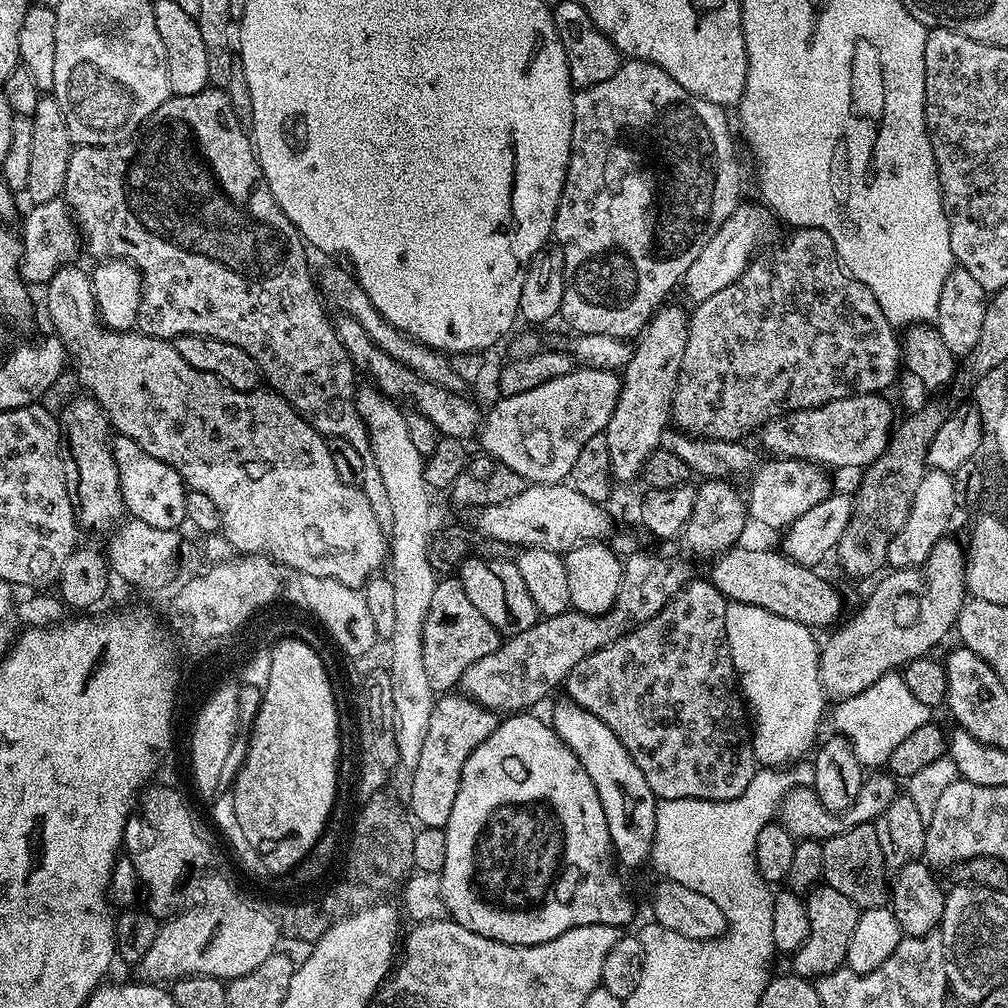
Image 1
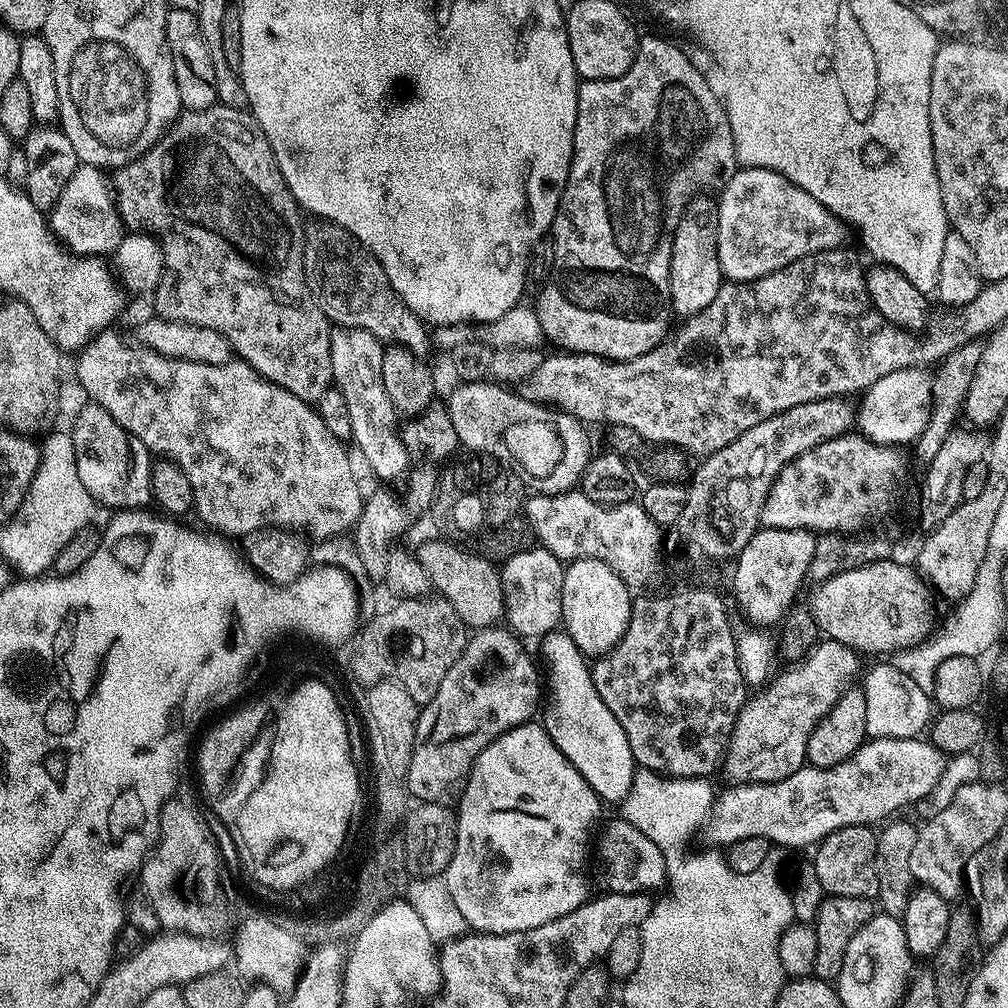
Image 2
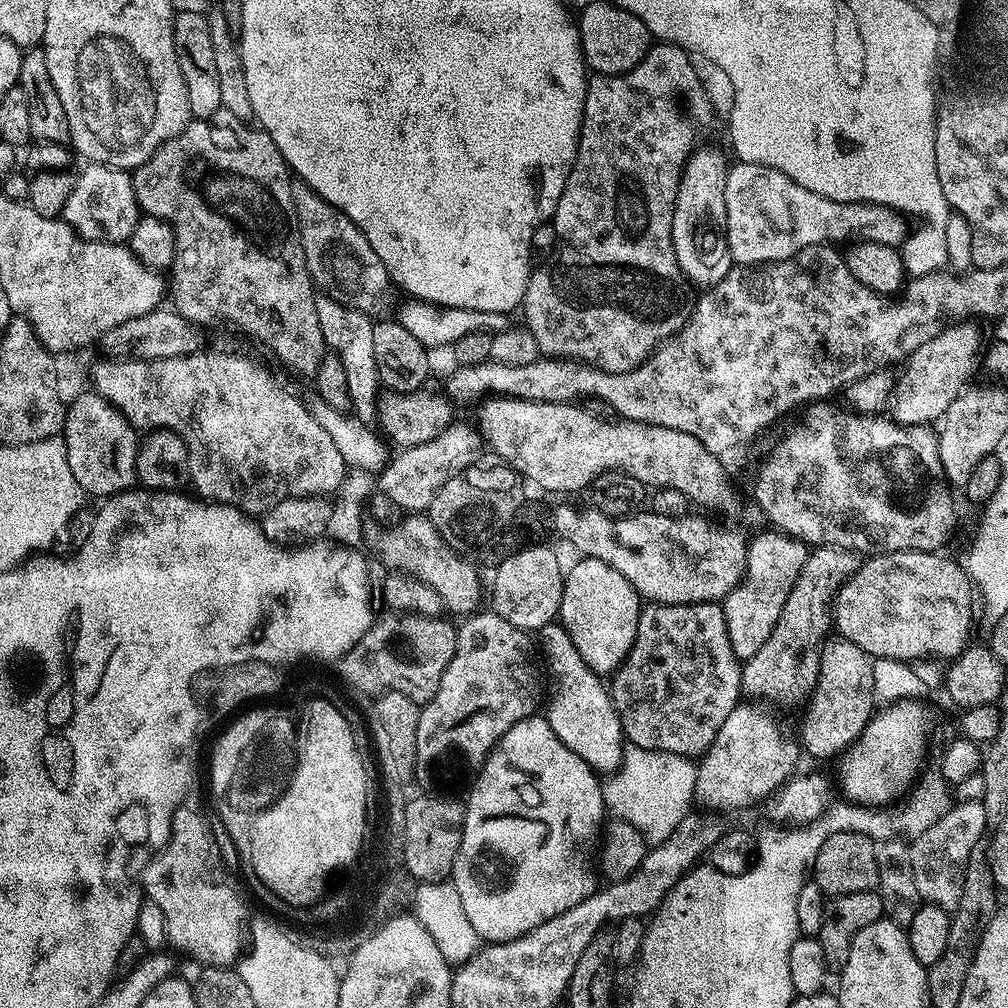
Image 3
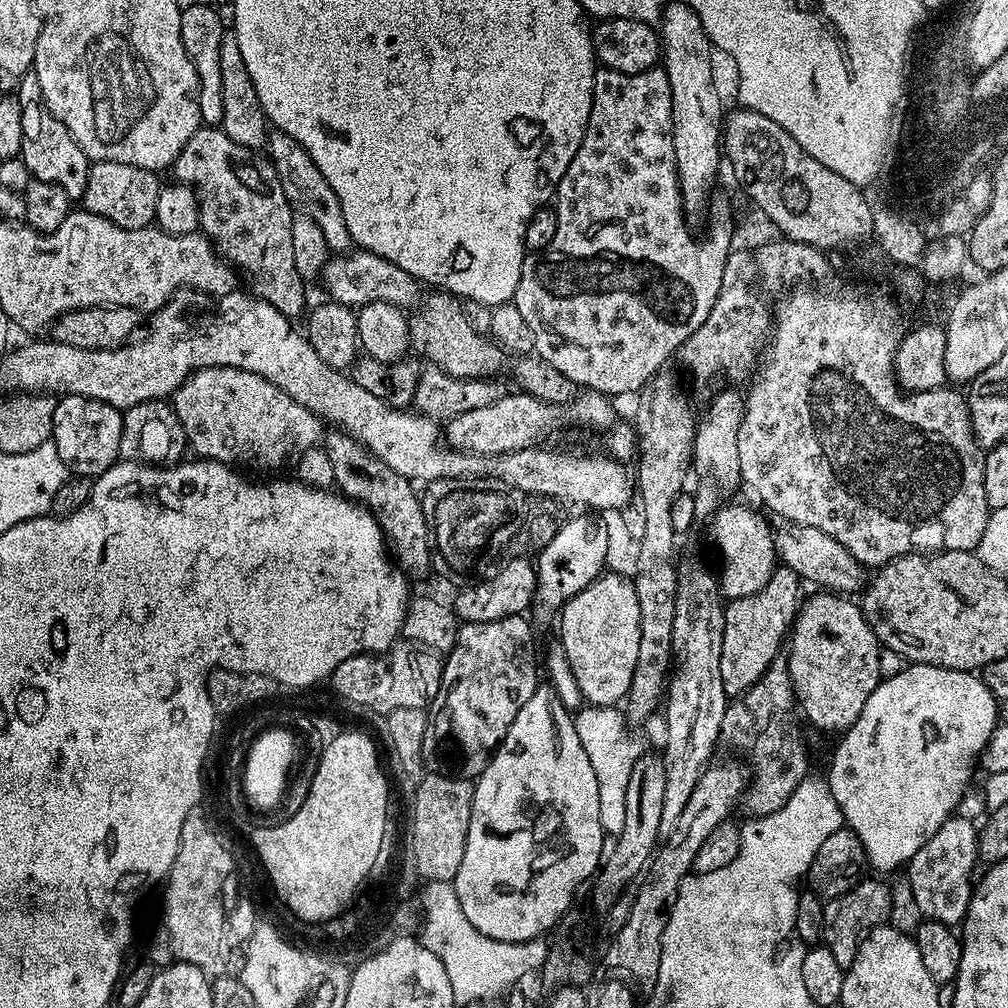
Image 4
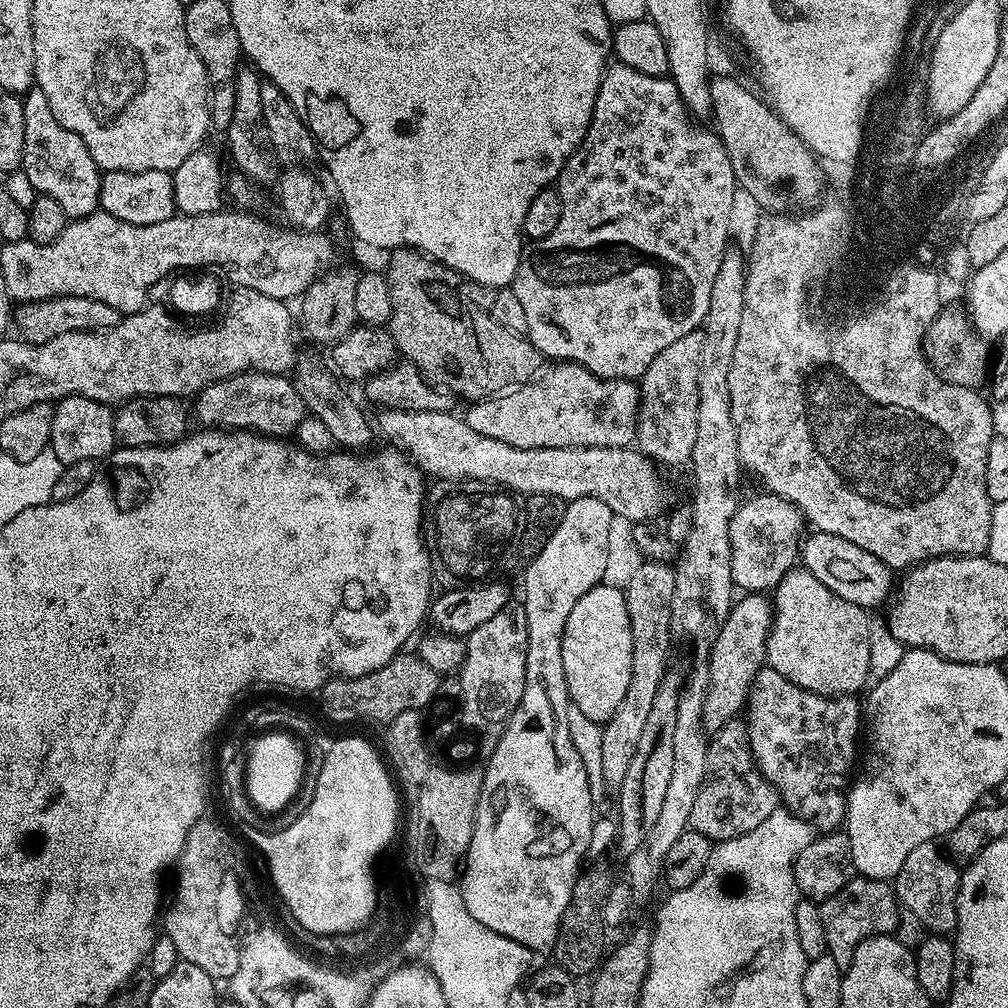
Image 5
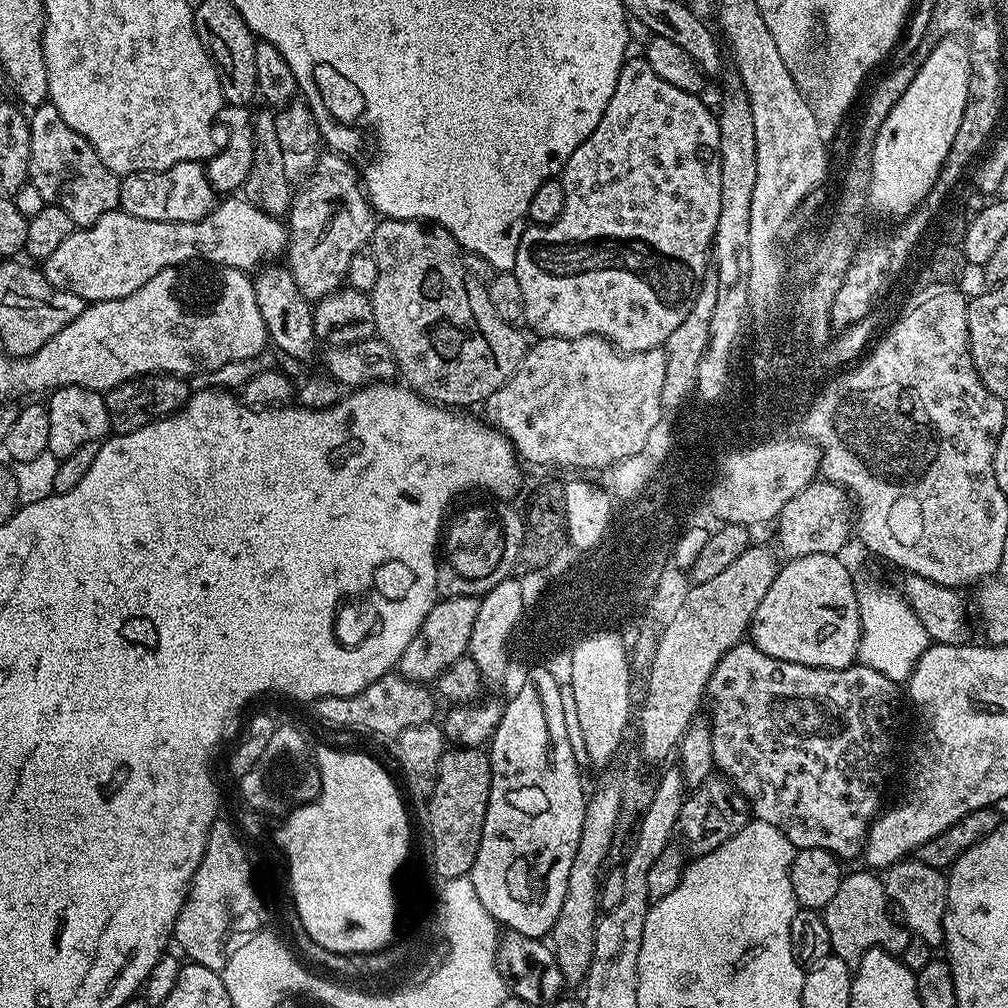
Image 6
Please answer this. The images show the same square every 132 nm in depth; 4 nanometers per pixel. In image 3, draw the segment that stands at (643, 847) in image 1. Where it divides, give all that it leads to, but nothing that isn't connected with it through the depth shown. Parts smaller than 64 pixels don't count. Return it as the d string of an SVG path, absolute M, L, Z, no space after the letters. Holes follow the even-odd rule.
M553 622L539 628L538 644L548 655L548 668L552 671L552 684L556 687L546 711L549 726L566 746L570 746L570 750L574 750L574 754L578 754L578 758L586 761L597 773L616 772L621 765L626 737L605 681L603 684L600 681L603 679L590 670L586 662L582 662L582 654L578 654L574 642L570 642L570 634L566 634L563 624Z

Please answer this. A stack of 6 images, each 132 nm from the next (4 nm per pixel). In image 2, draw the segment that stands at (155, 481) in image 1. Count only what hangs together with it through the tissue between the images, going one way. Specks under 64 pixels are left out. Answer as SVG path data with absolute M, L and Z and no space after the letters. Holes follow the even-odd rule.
M91 402L76 416L70 427L74 442L74 458L78 462L78 478L92 495L97 505L104 505L113 510L144 510L153 503L152 465L153 453L149 452L141 440L133 440L128 431L102 406Z

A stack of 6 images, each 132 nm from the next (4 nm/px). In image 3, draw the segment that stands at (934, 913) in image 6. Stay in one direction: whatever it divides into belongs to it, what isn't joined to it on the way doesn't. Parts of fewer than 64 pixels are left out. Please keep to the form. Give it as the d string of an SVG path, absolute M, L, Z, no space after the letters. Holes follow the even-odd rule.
M981 801L953 803L951 810L942 814L926 834L922 834L910 844L910 867L914 869L914 882L918 886L921 901L933 904L942 910L953 912L962 898L964 871L970 858L974 842L985 835L986 815Z

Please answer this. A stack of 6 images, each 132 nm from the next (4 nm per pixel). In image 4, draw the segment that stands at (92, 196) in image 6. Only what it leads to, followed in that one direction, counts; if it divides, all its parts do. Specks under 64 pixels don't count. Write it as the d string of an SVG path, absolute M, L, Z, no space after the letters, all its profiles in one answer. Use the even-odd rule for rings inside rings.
M30 71L19 77L18 84L20 84L18 95L22 106L22 146L19 159L26 162L26 170L30 170L33 180L62 186L69 201L79 201L86 190L86 178L90 167L88 155L84 153L82 146L78 146L70 130L66 130L66 126L62 126L62 122L58 122L58 118L54 118L54 114L50 114L44 107L42 90L38 86L36 73Z

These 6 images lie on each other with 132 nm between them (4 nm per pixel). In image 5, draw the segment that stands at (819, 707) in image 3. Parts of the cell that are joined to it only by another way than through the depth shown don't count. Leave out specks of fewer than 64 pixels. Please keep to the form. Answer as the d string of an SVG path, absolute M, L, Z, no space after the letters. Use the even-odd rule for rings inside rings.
M803 566L793 568L774 589L772 629L766 642L767 667L814 694L835 698L859 693L859 688L870 680L872 629L868 616L865 609L834 594L830 586L822 586Z

